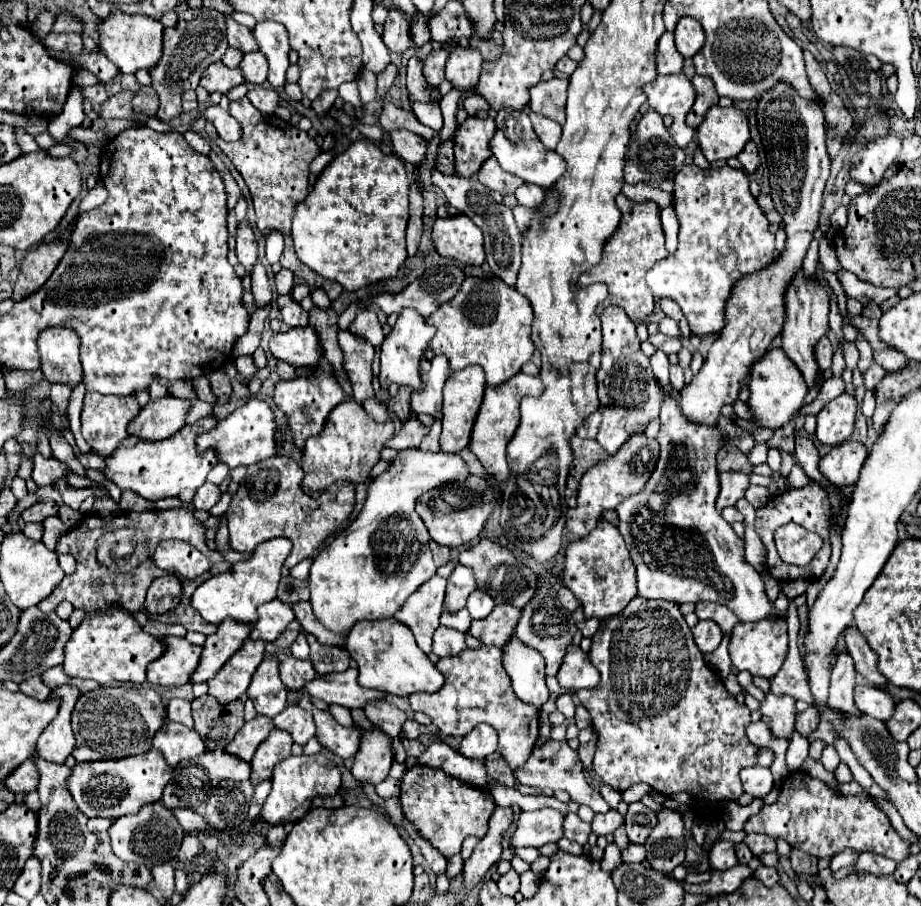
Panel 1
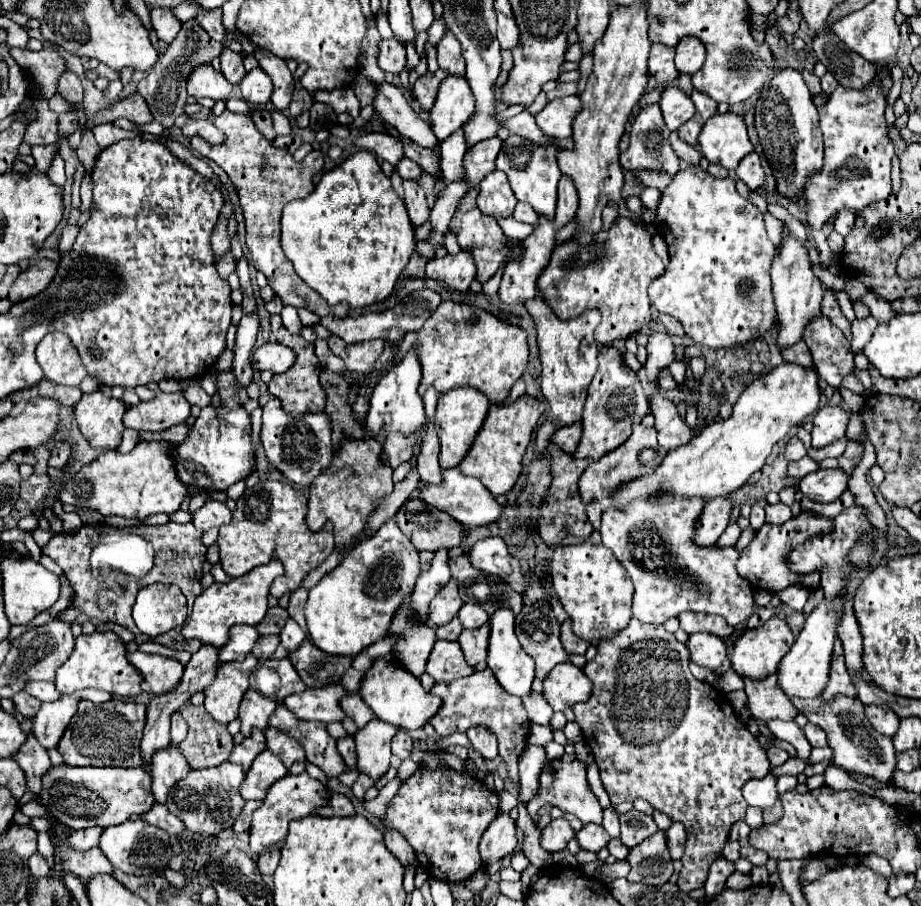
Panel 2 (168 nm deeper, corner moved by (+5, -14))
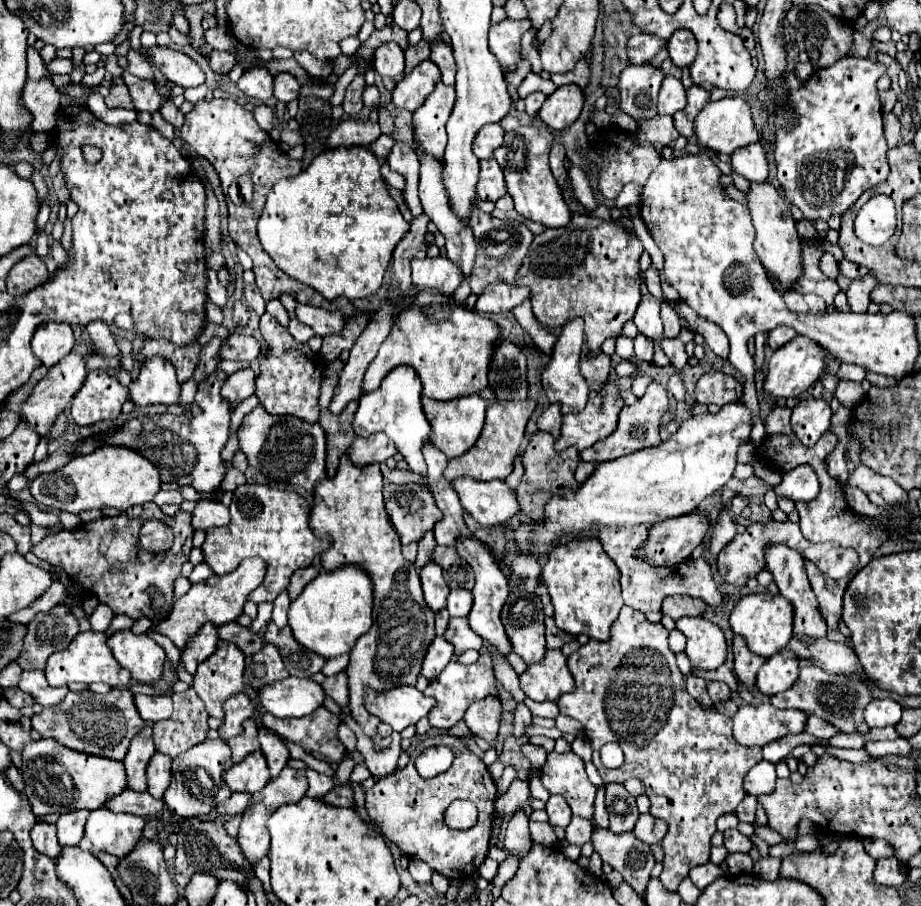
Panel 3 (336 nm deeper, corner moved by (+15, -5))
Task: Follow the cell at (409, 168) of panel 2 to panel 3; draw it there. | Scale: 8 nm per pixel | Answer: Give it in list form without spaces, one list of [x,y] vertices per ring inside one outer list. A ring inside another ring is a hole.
[[[380,134],[380,138],[378,138],[374,144],[370,144],[370,148],[372,148],[372,152],[374,152],[380,160],[384,160],[384,158],[390,154],[392,144],[394,144],[392,136],[388,136],[388,134]]]

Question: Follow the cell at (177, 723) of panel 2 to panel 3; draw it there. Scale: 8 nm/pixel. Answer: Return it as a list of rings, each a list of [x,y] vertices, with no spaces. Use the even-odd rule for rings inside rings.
[[[134,694],[134,702],[136,702],[136,708],[138,708],[138,714],[148,724],[154,724],[158,720],[166,720],[166,718],[172,716],[172,698],[170,696],[164,696],[164,694],[154,694],[154,696]]]

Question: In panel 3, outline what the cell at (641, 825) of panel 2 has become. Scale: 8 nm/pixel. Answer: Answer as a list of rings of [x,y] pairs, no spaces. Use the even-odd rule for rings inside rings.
[[[620,782],[606,784],[606,810],[610,816],[608,828],[614,834],[632,832],[632,828],[640,816],[638,808],[636,808],[636,798]]]

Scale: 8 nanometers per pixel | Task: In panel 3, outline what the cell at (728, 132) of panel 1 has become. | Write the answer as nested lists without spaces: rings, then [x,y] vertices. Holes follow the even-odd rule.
[[[734,96],[734,98],[722,98],[718,102],[710,102],[694,120],[694,132],[698,142],[704,148],[710,148],[714,152],[722,152],[722,154],[732,154],[738,148],[744,148],[748,144],[754,144],[760,140],[760,134],[754,126],[752,120],[752,112],[750,106],[744,98]]]

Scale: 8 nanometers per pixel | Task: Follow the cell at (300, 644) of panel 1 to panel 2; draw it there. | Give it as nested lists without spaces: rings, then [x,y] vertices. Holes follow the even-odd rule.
[[[288,619],[286,621],[286,627],[282,629],[282,633],[280,633],[280,645],[288,651],[288,653],[294,653],[294,651],[298,651],[298,647],[302,645],[302,641],[304,641],[304,631],[292,621],[292,619]]]

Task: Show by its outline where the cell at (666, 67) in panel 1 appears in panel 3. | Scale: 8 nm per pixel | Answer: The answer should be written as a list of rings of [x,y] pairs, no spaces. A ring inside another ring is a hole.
[[[636,34],[628,38],[628,60],[630,64],[644,64],[650,62],[658,50],[664,46],[662,38],[656,38],[654,34]]]

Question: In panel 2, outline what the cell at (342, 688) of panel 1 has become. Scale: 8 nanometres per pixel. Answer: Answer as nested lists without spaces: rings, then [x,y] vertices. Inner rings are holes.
[[[330,685],[330,687],[318,687],[318,689],[306,689],[304,693],[290,695],[284,699],[284,705],[300,719],[310,721],[342,721],[346,713],[340,707],[342,697],[348,691],[342,685]]]

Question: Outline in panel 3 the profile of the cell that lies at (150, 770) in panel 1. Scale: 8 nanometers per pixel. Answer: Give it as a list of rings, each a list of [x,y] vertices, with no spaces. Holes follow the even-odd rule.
[[[40,738],[28,742],[22,750],[22,778],[24,794],[32,802],[36,816],[44,814],[66,814],[78,808],[98,810],[104,802],[126,788],[124,764],[110,758],[94,758],[92,754],[80,754],[78,750],[68,750],[52,738]]]

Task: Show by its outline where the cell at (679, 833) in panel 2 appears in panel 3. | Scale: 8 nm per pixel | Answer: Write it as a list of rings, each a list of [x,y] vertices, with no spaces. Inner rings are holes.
[[[642,814],[632,832],[646,844],[658,844],[666,834],[666,824],[662,820],[652,818],[650,814]]]

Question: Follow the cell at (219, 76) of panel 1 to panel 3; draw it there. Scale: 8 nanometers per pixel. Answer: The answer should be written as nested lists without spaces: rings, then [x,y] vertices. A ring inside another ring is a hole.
[[[152,46],[146,48],[146,52],[140,52],[152,66],[156,66],[170,82],[182,86],[182,88],[192,88],[204,84],[204,72],[200,66],[184,52],[172,50],[172,48],[160,48]]]

